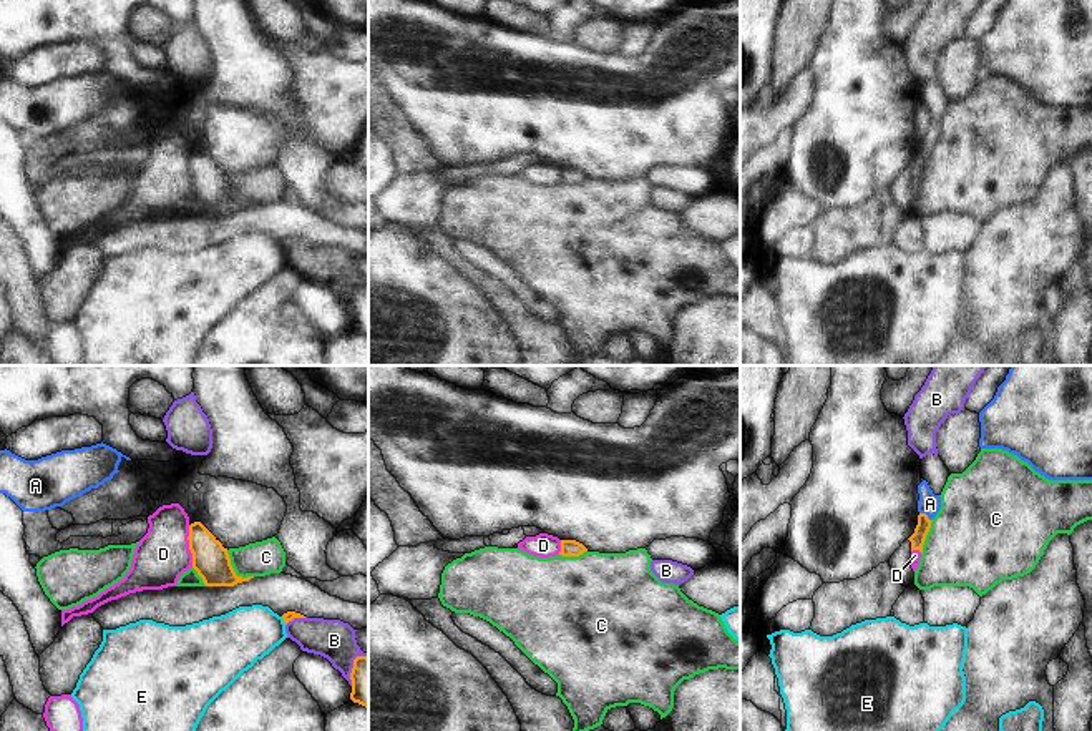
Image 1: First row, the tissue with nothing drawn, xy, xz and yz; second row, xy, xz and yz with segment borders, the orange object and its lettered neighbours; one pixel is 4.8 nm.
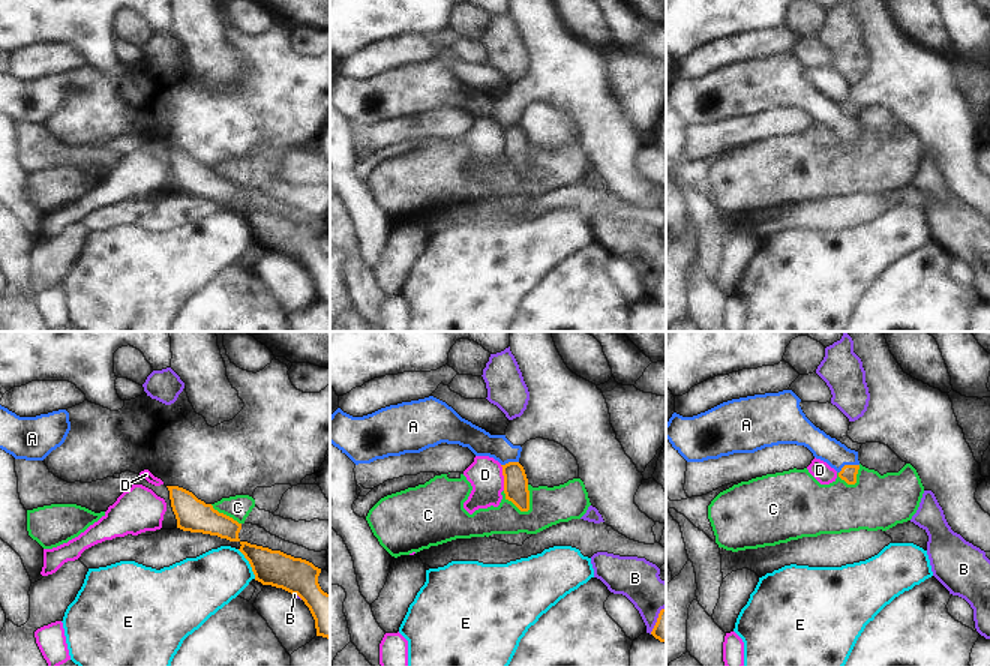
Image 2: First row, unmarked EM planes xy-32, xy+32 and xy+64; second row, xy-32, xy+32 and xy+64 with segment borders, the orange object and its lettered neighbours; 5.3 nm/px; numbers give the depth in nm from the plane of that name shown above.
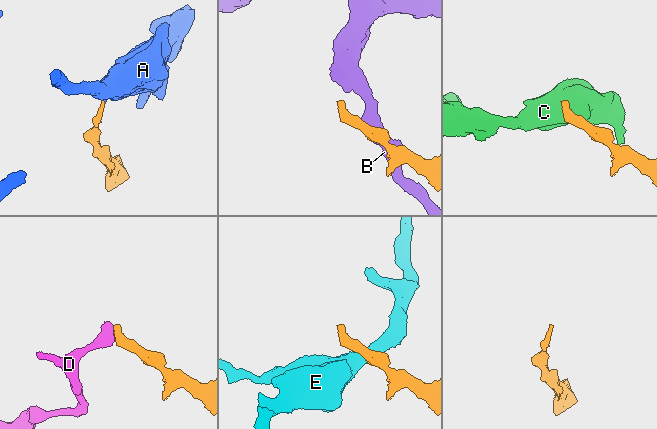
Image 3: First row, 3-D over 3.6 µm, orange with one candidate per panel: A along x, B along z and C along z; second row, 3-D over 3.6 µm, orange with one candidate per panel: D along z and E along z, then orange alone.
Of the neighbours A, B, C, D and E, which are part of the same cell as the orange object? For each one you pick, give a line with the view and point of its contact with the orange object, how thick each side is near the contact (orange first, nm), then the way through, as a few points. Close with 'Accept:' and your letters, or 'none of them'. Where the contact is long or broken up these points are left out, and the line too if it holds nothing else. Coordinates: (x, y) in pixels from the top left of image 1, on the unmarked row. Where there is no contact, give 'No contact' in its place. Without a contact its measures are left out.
A: Touches orange at yz (926, 143). Thickness 70 nm (orange) against 110 nm. Path across: yz (918, 165), (926, 143), (930, 132)
Accept: A

